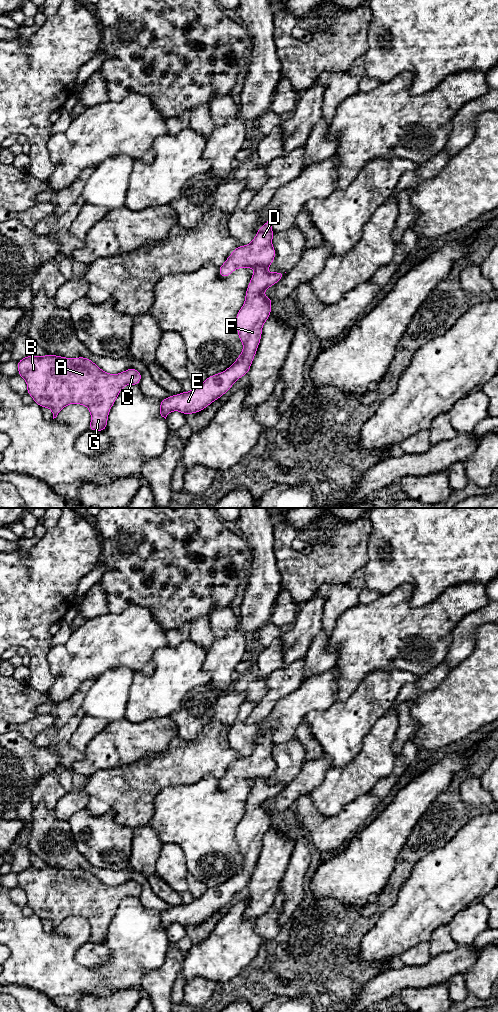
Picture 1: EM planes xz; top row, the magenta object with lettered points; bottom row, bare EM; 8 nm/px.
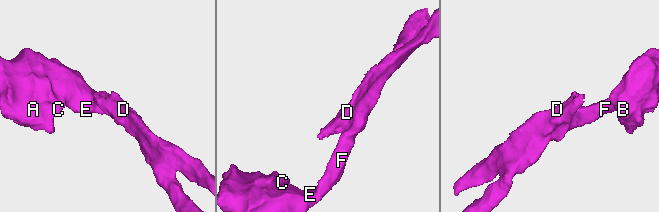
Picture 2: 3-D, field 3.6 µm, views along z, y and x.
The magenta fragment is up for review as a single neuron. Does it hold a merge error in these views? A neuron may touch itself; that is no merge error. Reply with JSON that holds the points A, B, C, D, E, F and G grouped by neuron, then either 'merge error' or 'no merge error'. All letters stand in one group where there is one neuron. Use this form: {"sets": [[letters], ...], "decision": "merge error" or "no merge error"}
{"sets": [["A", "B", "C", "E", "F", "G"], ["D"]], "decision": "merge error"}

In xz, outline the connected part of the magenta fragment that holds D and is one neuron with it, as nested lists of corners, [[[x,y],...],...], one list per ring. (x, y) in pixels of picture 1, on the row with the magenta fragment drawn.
[[[270,218],[257,231],[250,244],[238,246],[219,266],[219,276],[228,277],[238,268],[267,268],[272,265],[276,251],[272,245],[274,233],[272,231],[273,218]]]

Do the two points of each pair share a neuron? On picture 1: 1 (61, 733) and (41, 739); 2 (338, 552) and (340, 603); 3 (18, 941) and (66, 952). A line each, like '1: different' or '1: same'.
1: same
2: different
3: same

